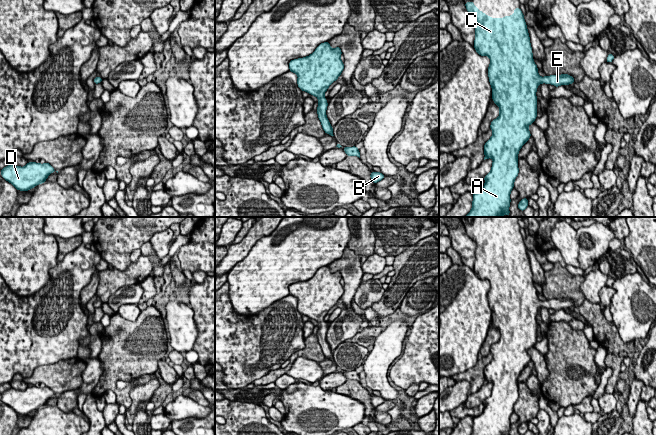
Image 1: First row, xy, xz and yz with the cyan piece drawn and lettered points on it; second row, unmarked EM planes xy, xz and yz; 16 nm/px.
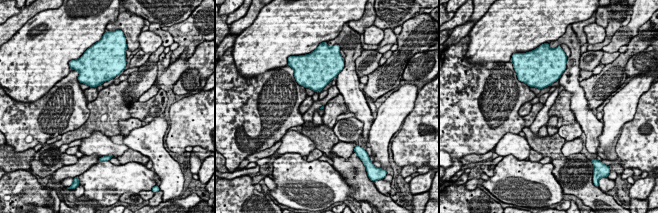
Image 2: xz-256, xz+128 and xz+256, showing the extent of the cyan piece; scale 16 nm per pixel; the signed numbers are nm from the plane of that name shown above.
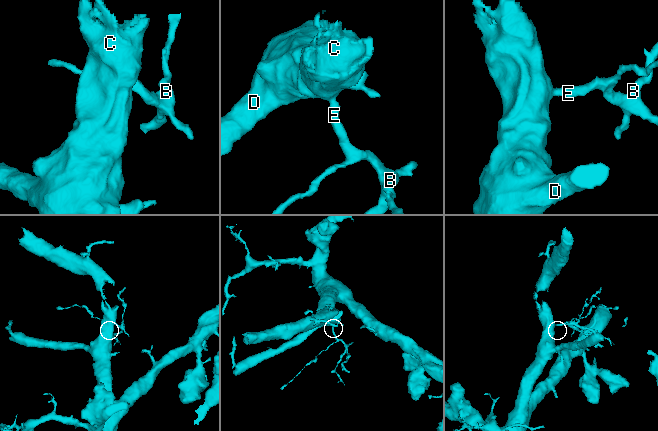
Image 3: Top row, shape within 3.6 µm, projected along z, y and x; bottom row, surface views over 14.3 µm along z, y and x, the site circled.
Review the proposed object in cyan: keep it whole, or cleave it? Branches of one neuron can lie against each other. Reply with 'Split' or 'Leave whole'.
Leave whole

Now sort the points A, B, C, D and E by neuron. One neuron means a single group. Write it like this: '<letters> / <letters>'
A B C D E

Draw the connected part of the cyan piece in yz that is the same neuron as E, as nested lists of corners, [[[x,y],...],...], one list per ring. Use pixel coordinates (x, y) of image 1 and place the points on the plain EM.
[[[465,226],[465,230],[477,244],[473,270],[479,279],[490,282],[487,296],[492,323],[499,330],[499,341],[492,344],[490,349],[493,358],[484,368],[484,384],[493,383],[491,395],[484,401],[483,412],[474,416],[471,435],[509,435],[510,417],[519,397],[518,377],[531,361],[528,350],[537,342],[537,312],[542,307],[555,311],[573,308],[574,302],[568,298],[545,301],[538,298],[527,249],[520,232],[515,232],[511,240],[491,242],[475,231],[474,226]]]

